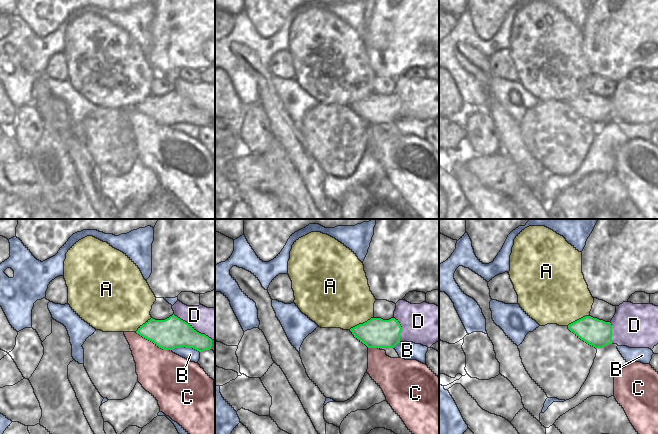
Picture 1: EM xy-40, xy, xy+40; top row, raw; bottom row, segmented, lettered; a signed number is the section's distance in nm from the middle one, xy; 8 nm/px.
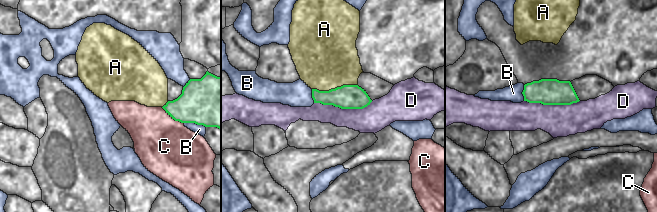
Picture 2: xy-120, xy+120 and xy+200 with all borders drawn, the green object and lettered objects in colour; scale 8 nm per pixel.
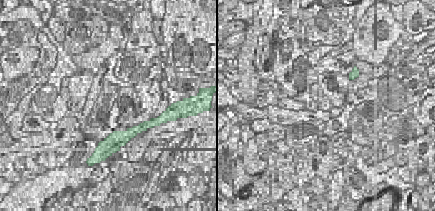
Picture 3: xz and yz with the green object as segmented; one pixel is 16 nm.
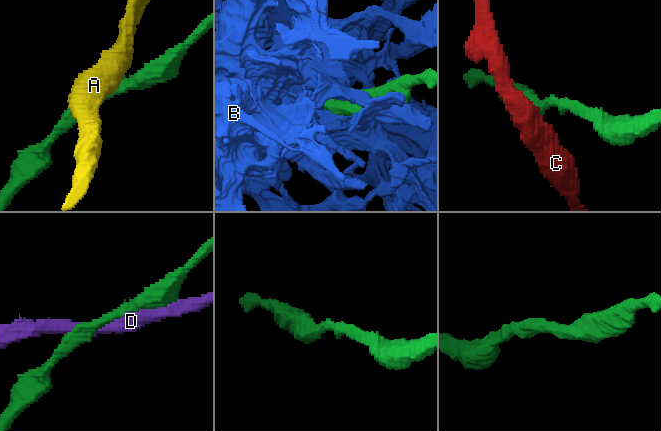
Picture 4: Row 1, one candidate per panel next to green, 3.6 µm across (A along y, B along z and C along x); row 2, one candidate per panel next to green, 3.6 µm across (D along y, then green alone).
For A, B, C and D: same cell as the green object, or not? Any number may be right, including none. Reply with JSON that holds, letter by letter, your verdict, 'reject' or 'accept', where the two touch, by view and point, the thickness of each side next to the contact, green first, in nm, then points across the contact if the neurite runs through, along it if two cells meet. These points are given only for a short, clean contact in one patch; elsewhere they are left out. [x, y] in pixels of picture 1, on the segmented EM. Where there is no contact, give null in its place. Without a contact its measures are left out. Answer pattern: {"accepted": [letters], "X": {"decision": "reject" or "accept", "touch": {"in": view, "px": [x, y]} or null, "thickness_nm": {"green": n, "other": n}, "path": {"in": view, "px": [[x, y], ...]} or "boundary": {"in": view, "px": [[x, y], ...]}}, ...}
{"accepted": [], "A": {"decision": "reject", "touch": {"in": "xy", "px": [361, 324]}, "thickness_nm": {"green": 240, "other": 460}}, "B": {"decision": "reject", "touch": {"in": "xy-40", "px": [185, 347]}, "thickness_nm": {"green": 240, "other": 100}}, "C": {"decision": "reject", "touch": {"in": "xy-40", "px": [153, 342]}, "thickness_nm": {"green": 240, "other": 360}}, "D": {"decision": "reject", "touch": {"in": "xy-40", "px": [193, 328]}, "thickness_nm": {"green": 240, "other": 240}}}

